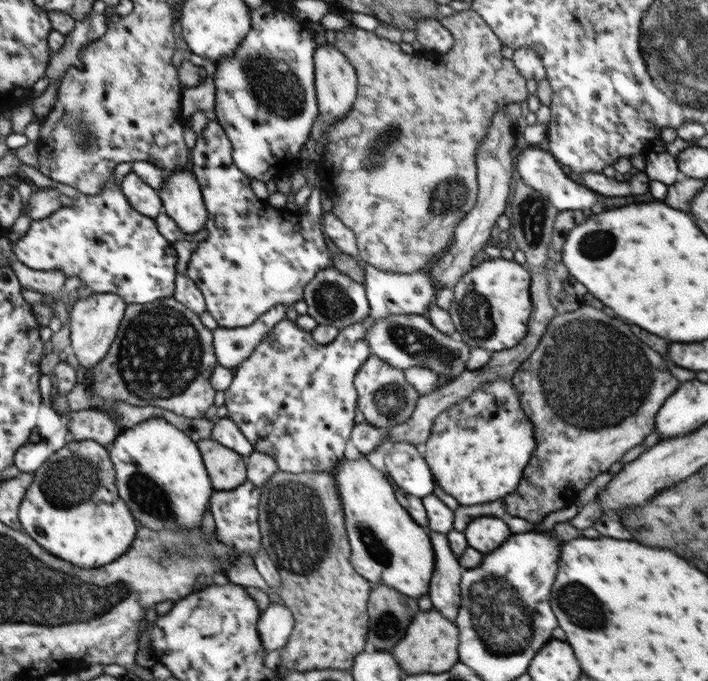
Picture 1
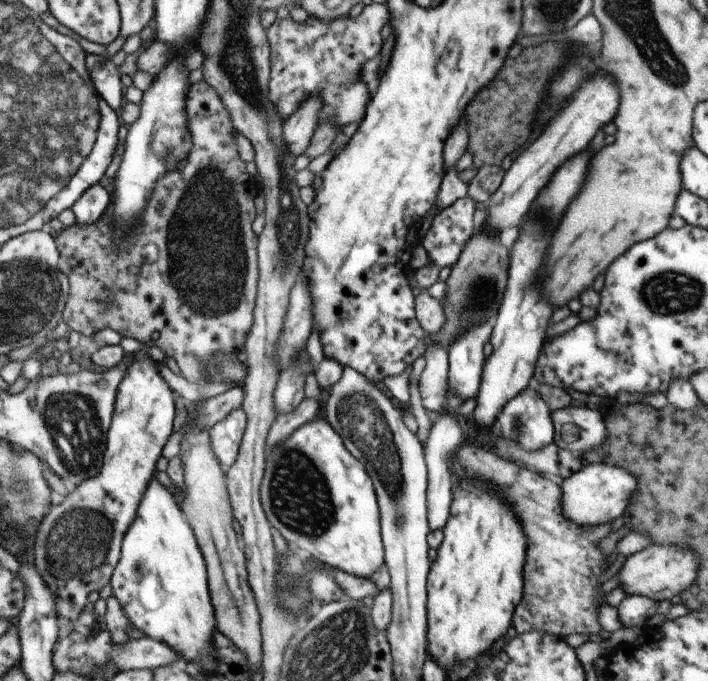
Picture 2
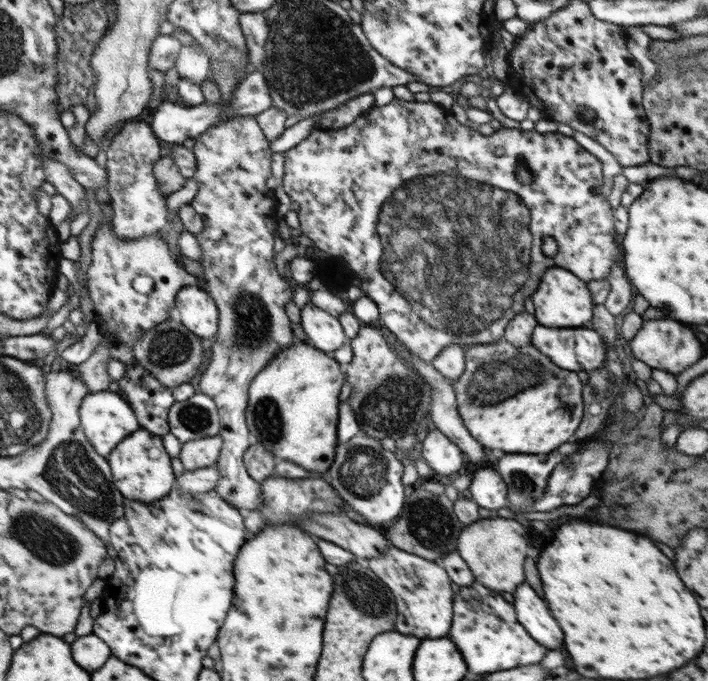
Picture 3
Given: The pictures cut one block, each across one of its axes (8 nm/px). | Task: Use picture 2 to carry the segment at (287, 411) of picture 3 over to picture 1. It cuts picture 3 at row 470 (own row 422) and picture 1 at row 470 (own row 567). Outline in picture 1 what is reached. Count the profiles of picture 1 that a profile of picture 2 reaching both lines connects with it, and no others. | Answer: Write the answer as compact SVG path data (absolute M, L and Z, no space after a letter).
M362 452L359 458L350 460L346 457L338 460L338 463L334 465L333 470L328 470L334 472L334 480L336 480L336 488L338 488L338 494L340 494L340 504L342 504L342 514L344 514L344 524L346 524L346 534L348 534L348 540L350 540L350 546L352 546L352 568L364 576L369 582L374 582L376 586L384 584L385 586L390 586L394 588L397 592L402 595L408 595L409 598L414 598L418 600L422 595L428 593L428 588L430 585L430 580L434 571L434 551L432 542L429 537L429 533L425 531L409 514L402 505L398 502L396 498L394 488L392 488L392 483L386 477L387 473L383 471L381 465L371 456L367 456Z

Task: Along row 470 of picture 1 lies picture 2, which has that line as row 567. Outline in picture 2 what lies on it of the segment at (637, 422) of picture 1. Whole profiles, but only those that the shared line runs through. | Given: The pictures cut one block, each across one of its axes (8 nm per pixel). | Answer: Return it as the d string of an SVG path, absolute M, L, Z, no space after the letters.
M472 440L459 446L452 456L452 464L452 472L458 482L462 478L480 478L492 484L492 488L504 496L524 526L528 540L524 564L524 598L513 614L513 626L518 634L540 630L561 638L568 634L598 636L602 629L598 623L599 608L607 600L604 594L600 601L596 589L601 586L600 573L610 566L606 562L608 556L598 550L598 543L610 533L612 523L581 527L566 520L561 512L563 494L557 479L550 482L528 468L496 456Z

